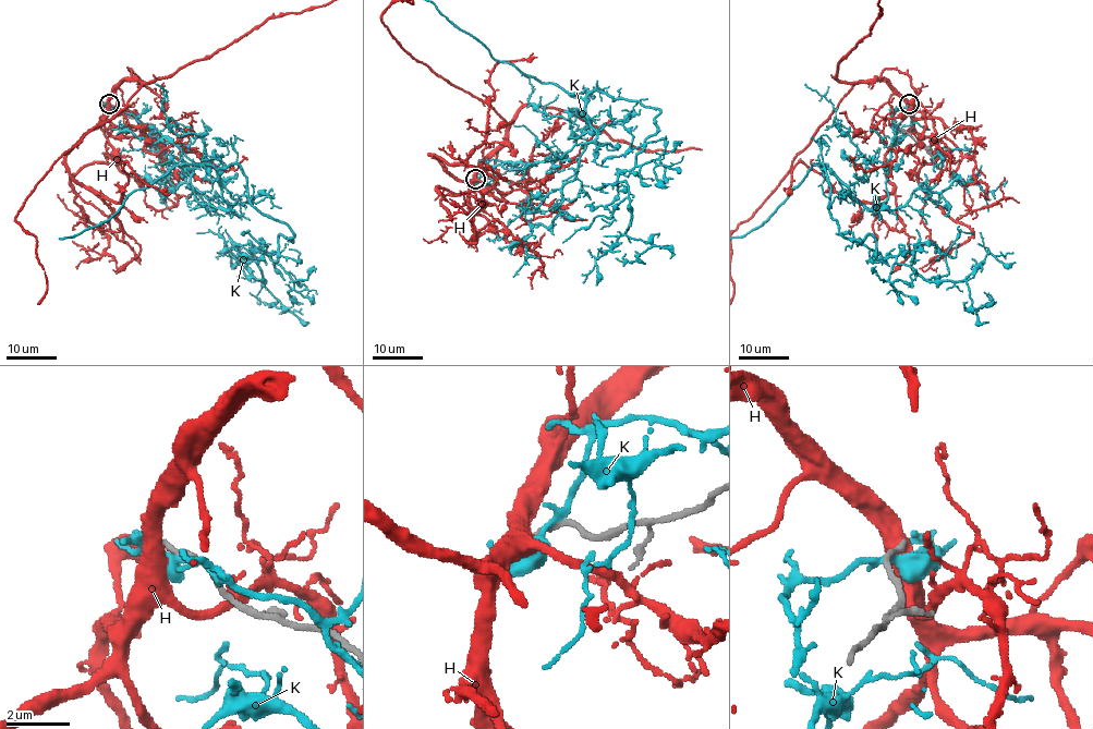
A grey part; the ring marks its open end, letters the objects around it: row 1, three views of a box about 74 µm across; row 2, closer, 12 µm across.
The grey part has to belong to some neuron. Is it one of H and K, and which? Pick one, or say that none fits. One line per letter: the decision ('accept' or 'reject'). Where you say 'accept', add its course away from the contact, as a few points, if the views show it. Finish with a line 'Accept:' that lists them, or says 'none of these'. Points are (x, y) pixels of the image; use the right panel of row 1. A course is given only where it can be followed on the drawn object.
H: reject
K: reject
Accept: none of these

